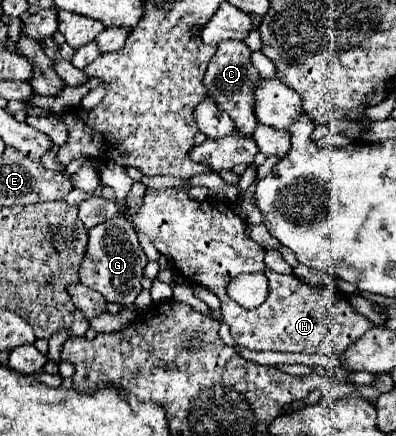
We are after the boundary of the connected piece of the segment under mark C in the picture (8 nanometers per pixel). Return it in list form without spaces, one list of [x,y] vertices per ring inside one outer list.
[[[222,41],[218,43],[218,49],[210,59],[204,75],[204,87],[210,99],[214,99],[214,103],[232,117],[236,131],[244,137],[252,137],[254,129],[258,127],[258,119],[254,113],[254,91],[258,87],[260,75],[252,65],[250,55],[252,51],[244,41]]]

